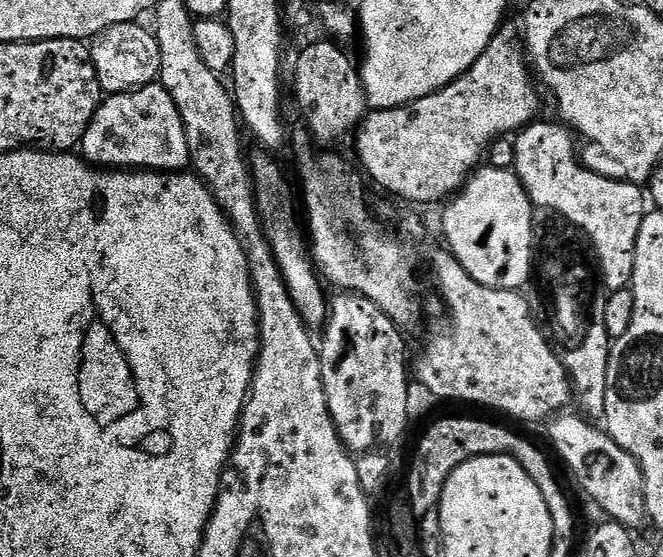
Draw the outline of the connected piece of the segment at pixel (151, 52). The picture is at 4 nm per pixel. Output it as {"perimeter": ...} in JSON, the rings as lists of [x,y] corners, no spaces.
{"perimeter":[[[118,23],[100,31],[90,42],[89,52],[96,67],[101,91],[116,95],[136,88],[144,88],[157,81],[161,70],[161,51],[155,33],[142,27],[141,23]]]}

